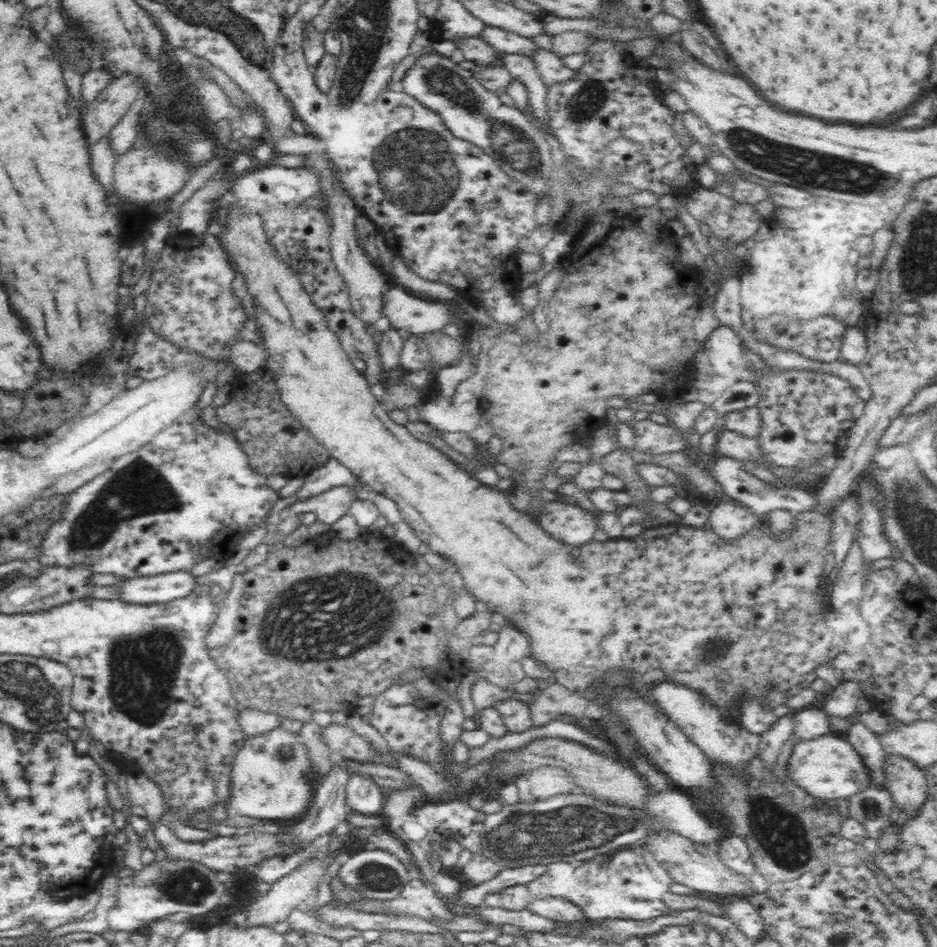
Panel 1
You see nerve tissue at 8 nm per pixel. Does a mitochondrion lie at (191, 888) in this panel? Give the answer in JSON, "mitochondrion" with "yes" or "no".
{"mitochondrion":"yes"}

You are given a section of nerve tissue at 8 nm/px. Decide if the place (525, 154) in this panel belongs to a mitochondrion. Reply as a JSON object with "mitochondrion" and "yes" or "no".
{"mitochondrion":"yes"}

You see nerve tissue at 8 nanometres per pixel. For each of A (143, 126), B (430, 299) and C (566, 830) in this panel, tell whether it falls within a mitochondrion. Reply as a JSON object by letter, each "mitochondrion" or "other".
{"A":"other","B":"other","C":"mitochondrion"}

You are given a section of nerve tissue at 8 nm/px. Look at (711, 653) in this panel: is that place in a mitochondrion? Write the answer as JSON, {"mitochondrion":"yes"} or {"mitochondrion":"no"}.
{"mitochondrion":"yes"}

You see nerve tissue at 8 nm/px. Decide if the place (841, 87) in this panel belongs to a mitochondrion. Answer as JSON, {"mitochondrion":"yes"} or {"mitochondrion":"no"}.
{"mitochondrion":"no"}

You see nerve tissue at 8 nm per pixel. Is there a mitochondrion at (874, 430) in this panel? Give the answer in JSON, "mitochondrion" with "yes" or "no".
{"mitochondrion":"no"}

